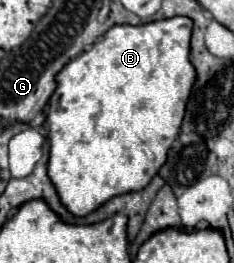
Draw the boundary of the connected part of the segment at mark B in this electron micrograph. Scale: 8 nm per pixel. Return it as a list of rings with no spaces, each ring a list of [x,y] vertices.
[[[172,17],[172,19],[162,19],[146,25],[114,25],[110,31],[104,33],[100,41],[96,41],[88,51],[76,55],[70,59],[58,73],[56,73],[56,89],[48,99],[48,113],[46,113],[46,129],[48,129],[48,143],[50,143],[50,159],[48,159],[48,175],[50,181],[54,183],[54,189],[58,191],[58,197],[62,205],[76,217],[84,217],[110,201],[112,197],[130,193],[130,191],[142,191],[150,179],[158,173],[158,169],[166,161],[166,153],[172,145],[172,141],[178,137],[180,125],[182,125],[182,115],[186,109],[186,99],[190,95],[190,89],[196,79],[196,71],[188,59],[190,55],[190,35],[192,35],[192,19],[188,17]]]

